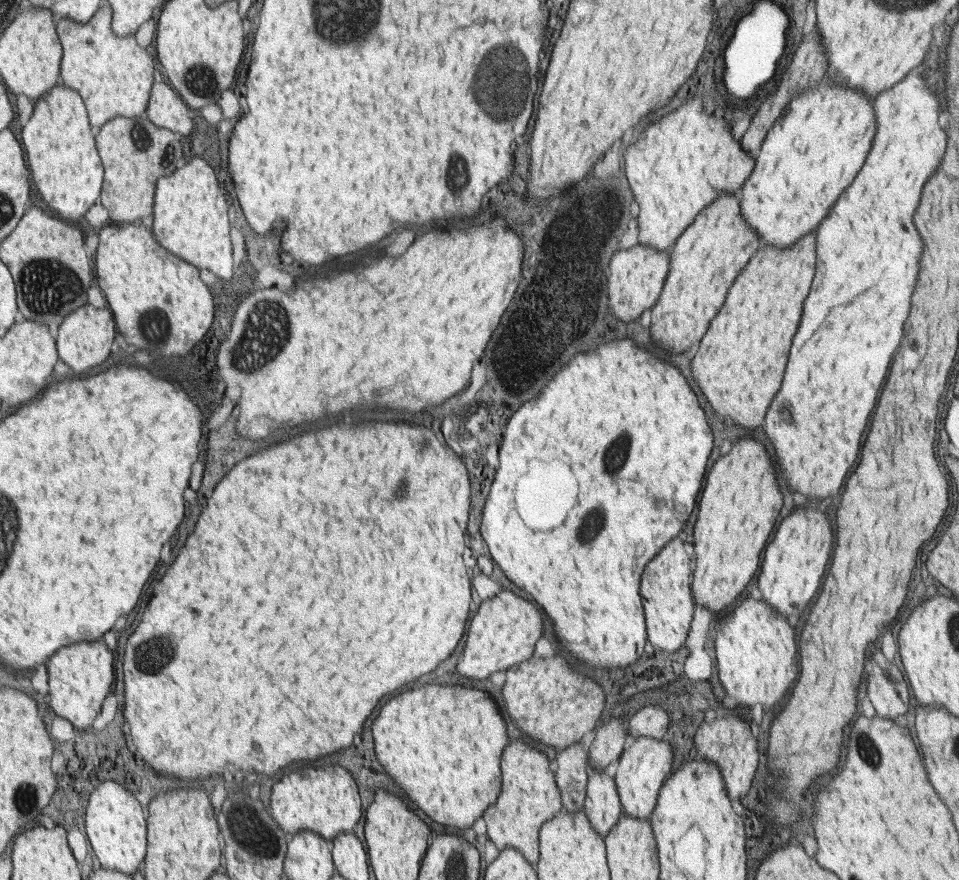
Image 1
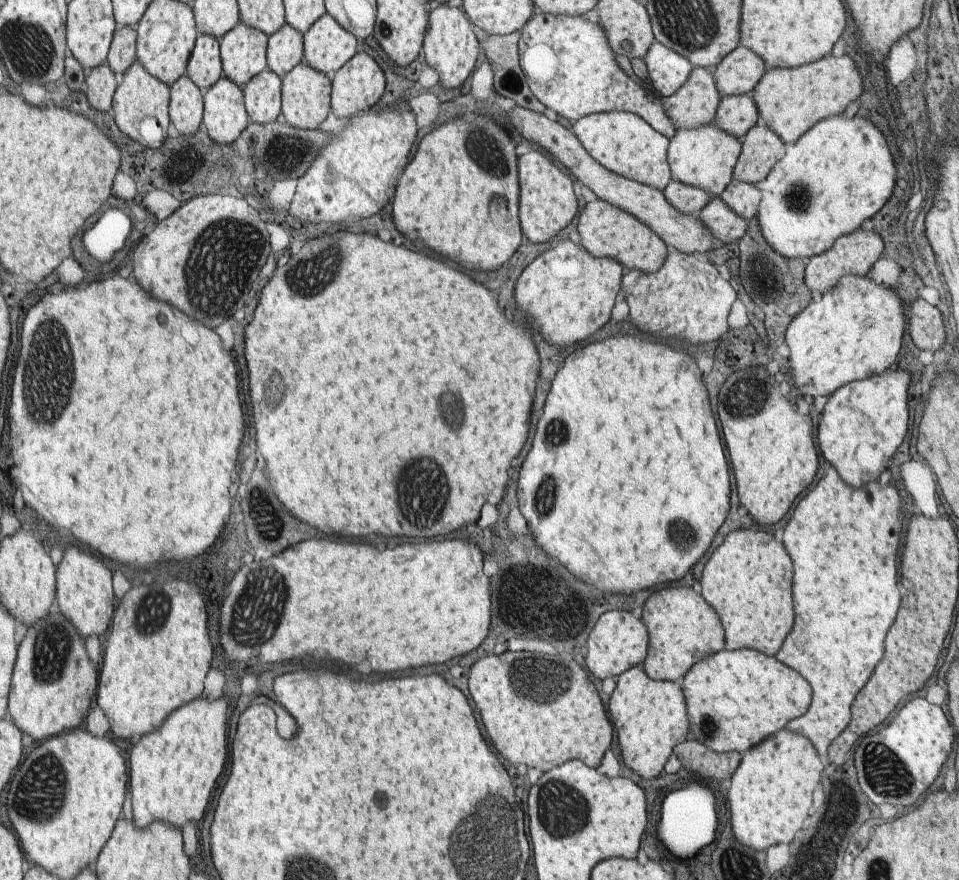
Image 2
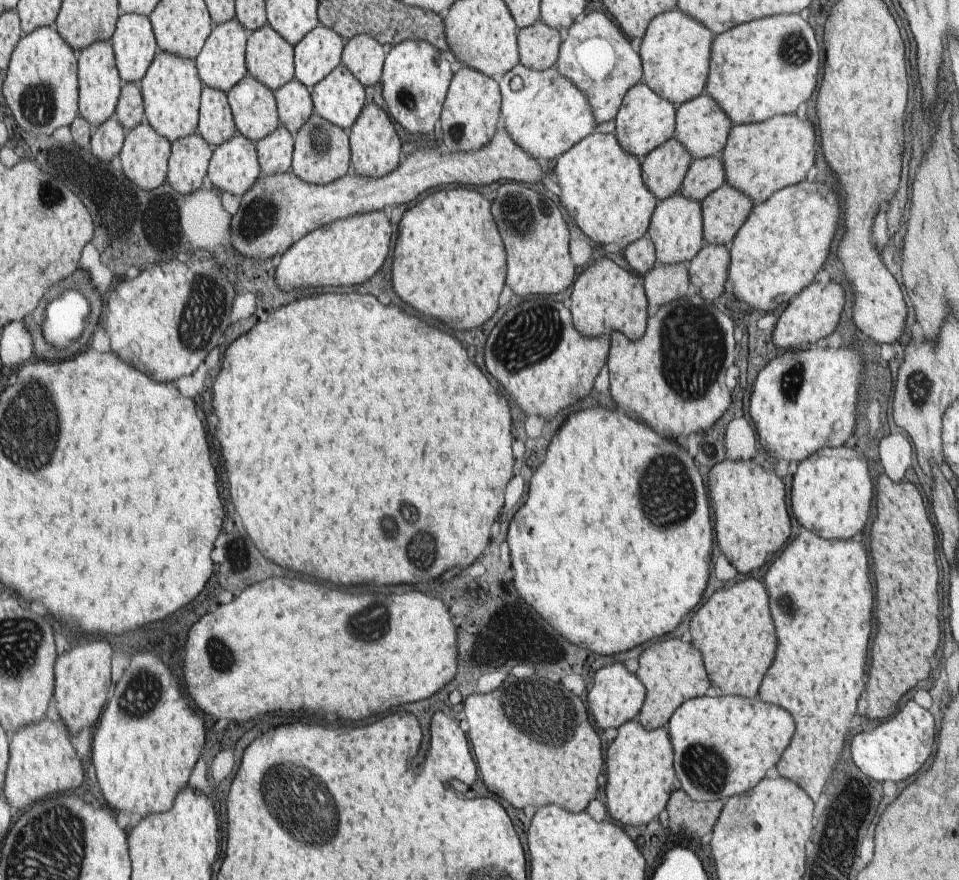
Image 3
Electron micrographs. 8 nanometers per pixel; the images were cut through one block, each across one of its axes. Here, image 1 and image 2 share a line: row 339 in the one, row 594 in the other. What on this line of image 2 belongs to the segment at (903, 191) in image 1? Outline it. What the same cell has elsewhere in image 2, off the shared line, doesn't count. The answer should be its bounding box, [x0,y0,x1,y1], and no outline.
[775,467,902,757]

